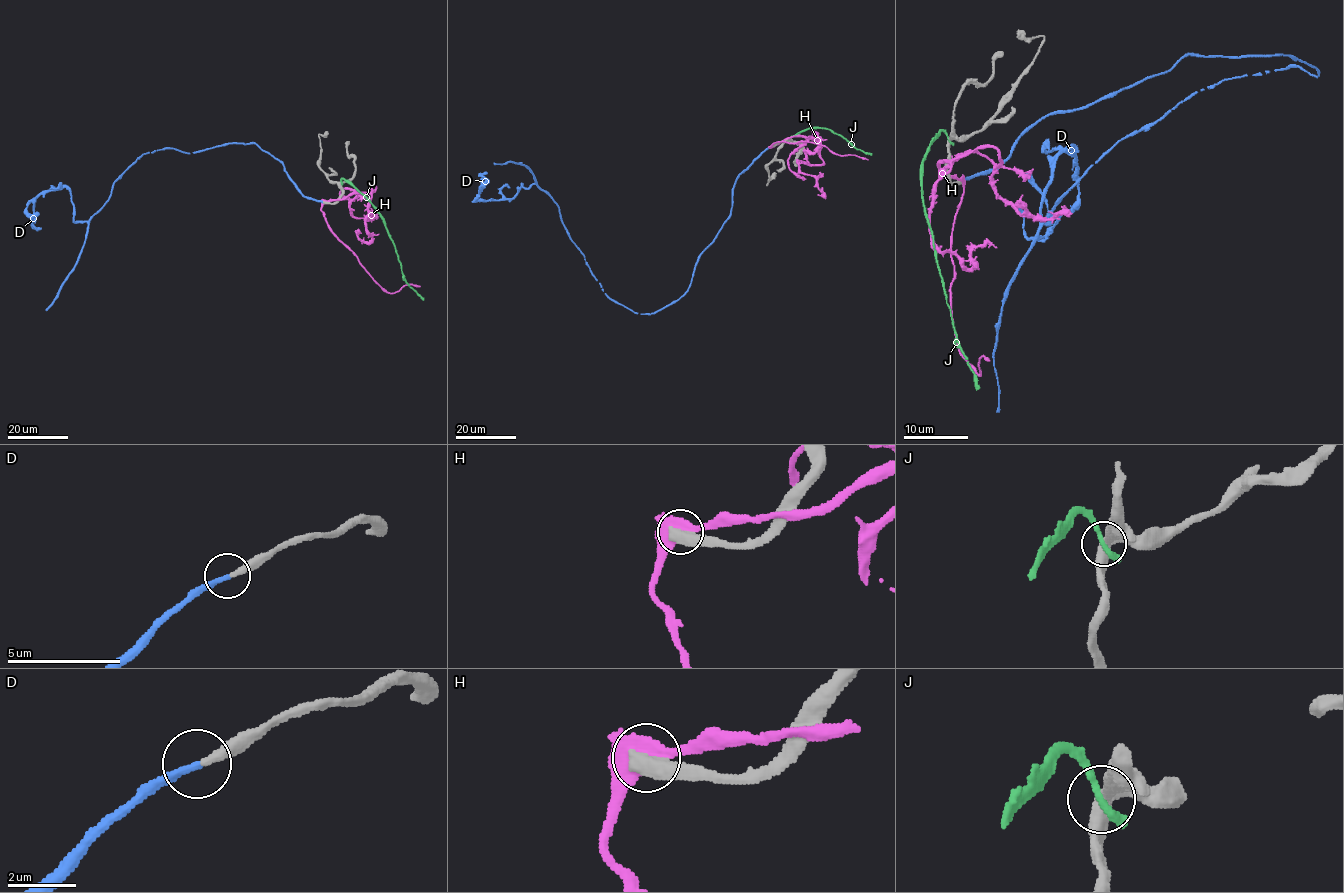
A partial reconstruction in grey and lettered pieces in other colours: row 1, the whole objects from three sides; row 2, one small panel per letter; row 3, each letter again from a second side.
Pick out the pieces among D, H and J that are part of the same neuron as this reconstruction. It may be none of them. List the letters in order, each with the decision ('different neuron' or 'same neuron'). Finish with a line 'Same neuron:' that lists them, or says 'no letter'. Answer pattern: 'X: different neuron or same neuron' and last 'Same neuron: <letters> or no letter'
D: same neuron
H: different neuron
J: different neuron
Same neuron: D

